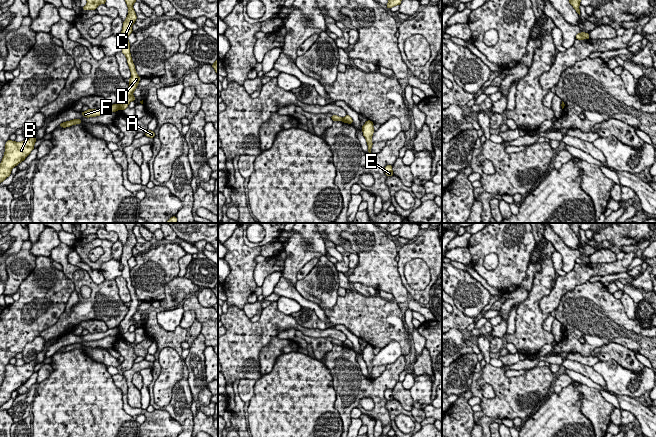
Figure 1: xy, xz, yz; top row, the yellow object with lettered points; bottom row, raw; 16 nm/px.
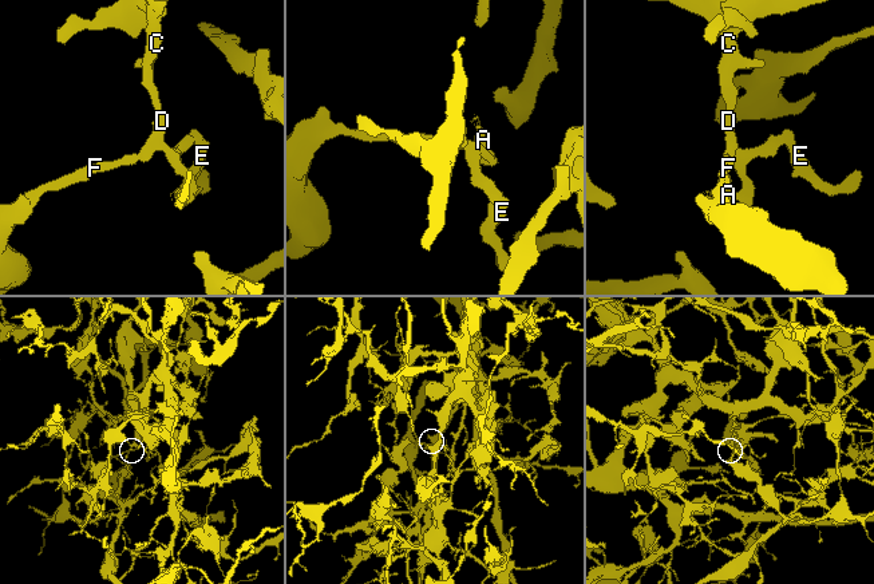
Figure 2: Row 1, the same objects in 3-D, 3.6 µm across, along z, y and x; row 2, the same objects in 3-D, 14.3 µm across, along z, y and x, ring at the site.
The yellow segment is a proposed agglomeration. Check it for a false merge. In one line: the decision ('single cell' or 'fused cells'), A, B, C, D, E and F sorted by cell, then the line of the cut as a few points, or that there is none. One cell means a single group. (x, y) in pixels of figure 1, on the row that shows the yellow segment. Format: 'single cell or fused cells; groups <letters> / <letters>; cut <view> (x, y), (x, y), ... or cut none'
fused cells; groups A C D E / B F; cut xy (118, 103), (119, 108)

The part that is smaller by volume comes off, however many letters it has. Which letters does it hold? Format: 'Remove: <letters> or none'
Remove: B, F

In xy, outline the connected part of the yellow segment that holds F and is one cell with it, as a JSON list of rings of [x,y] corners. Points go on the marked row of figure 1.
[[[113,104],[113,105],[108,105],[106,108],[101,108],[101,109],[88,109],[87,111],[81,112],[81,114],[84,117],[96,117],[100,116],[106,112],[117,112],[119,109],[119,104]]]

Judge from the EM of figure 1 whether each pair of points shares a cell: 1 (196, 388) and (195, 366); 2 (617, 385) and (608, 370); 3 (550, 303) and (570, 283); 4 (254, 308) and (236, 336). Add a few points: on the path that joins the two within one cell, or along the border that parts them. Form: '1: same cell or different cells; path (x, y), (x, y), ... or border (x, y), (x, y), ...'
1: same cell; path (196, 383), (196, 371)
2: same cell; path (617, 381), (612, 374)
3: same cell; path (554, 297), (564, 285)
4: different cells; border (242, 310), (249, 319)

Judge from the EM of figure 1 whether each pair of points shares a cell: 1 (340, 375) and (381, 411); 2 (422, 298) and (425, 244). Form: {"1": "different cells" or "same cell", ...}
{"1": "same cell", "2": "same cell"}

